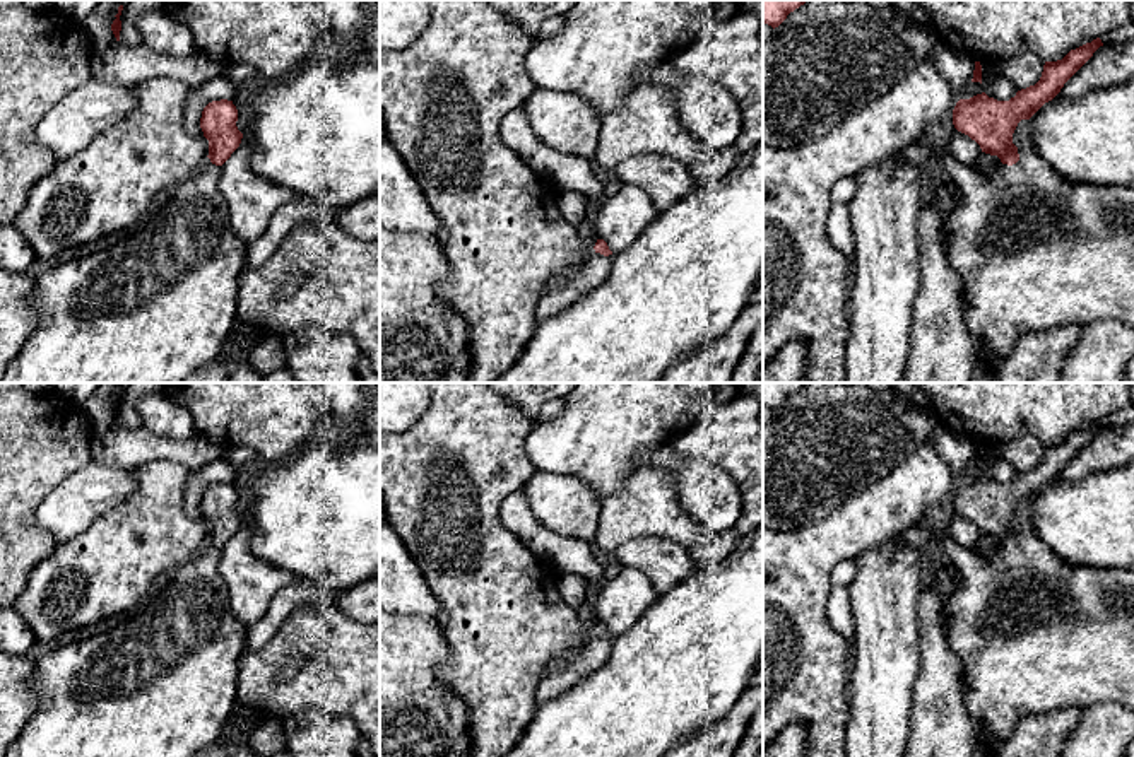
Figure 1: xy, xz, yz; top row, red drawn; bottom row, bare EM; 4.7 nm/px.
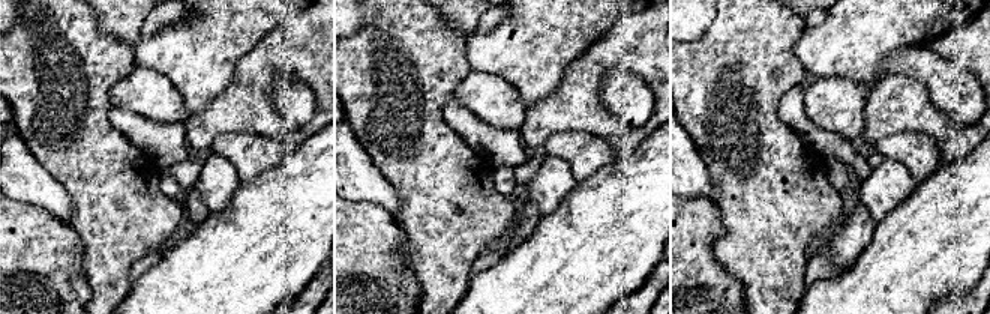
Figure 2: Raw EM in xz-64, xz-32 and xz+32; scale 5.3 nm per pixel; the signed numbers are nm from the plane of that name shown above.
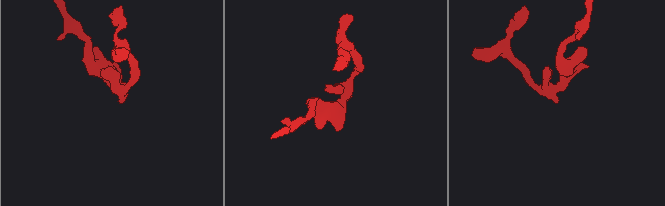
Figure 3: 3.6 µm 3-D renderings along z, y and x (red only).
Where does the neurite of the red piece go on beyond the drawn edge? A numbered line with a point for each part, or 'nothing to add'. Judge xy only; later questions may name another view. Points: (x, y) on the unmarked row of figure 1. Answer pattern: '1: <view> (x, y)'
1: xy (163, 684)

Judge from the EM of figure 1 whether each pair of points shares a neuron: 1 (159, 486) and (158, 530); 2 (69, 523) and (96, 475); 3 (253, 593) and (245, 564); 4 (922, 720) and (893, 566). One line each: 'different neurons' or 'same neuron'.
1: same neuron
2: same neuron
3: same neuron
4: different neurons

